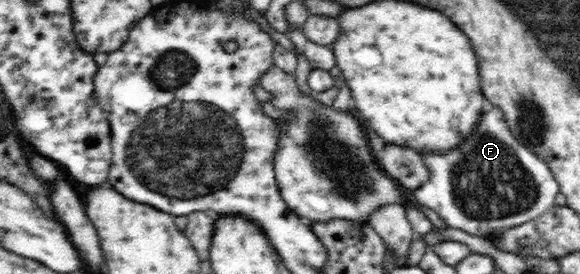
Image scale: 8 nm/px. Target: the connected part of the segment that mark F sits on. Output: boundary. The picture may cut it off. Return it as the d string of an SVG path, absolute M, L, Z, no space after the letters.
M495 106L485 110L485 120L477 124L477 132L473 132L473 136L465 140L461 148L449 152L449 156L428 152L421 155L428 166L429 180L413 191L414 197L419 204L435 211L449 228L462 230L471 236L483 238L486 234L491 234L491 238L496 239L505 230L525 224L548 212L557 204L557 197L560 195L560 186L552 169L544 160L531 154L529 150L525 150L525 146L517 142L501 110Z

